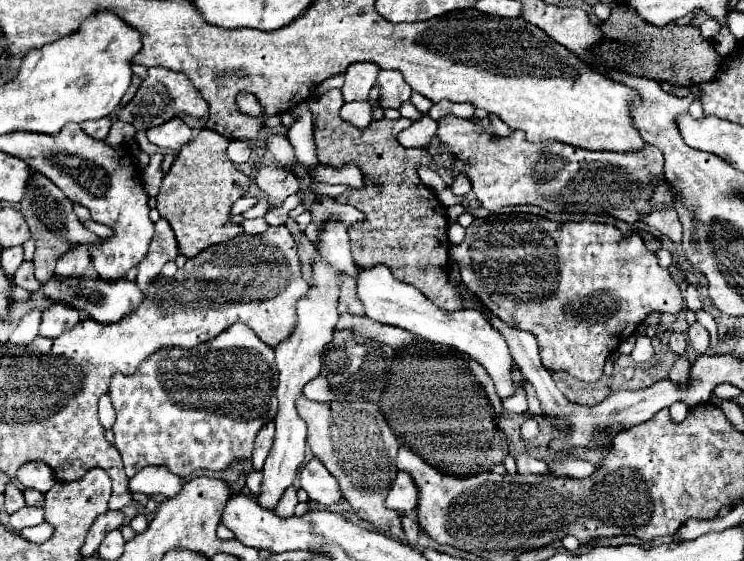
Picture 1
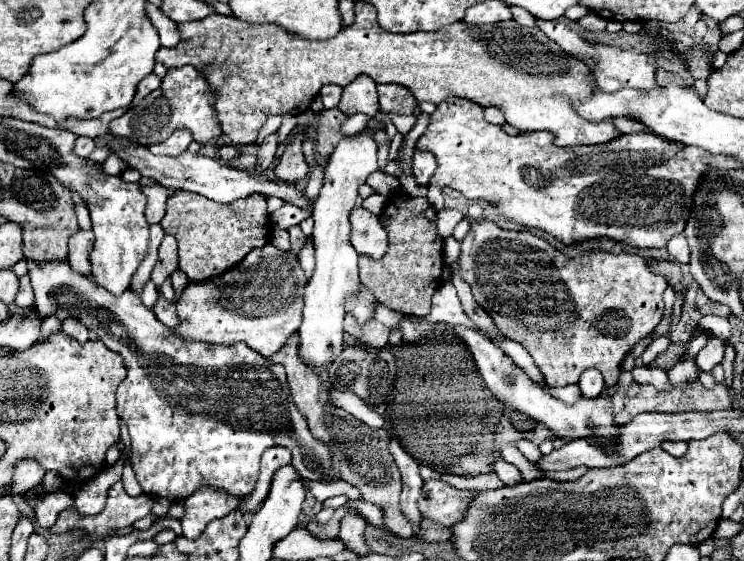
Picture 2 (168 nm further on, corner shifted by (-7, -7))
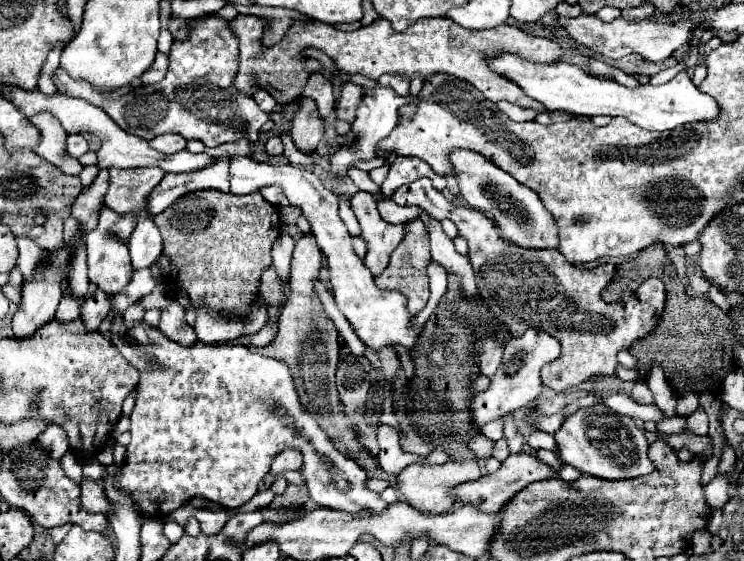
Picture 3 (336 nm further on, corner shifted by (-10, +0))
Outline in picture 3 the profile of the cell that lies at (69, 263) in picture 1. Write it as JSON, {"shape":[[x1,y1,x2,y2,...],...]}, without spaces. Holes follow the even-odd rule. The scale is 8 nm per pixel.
{"shape":[[101,170,93,180,93,184,77,196,71,208,71,216,83,226,85,232,91,232,97,226,99,208,103,206,103,196,107,192,107,186,109,186,109,172]]}

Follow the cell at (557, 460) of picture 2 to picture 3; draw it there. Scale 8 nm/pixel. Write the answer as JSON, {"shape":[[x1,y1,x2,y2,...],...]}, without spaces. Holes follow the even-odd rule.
{"shape":[[517,452,517,454,509,454,509,458,501,464,501,468,497,472,485,474,479,480,473,480,471,484,457,484,455,488,451,488,451,492,455,492,455,500,459,504,475,504,475,508,479,508,479,512,497,512,509,498,515,496,515,492,519,492,521,488,525,488,531,482,545,480,551,476,555,476,553,466,545,464,541,458,537,458,537,454]]}

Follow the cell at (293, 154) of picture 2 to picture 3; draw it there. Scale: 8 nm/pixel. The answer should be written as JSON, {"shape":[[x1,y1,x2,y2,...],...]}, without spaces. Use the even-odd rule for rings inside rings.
{"shape":[[301,98,299,110,293,116,291,136,297,150,311,154,323,138,323,120,319,118,317,104,313,98]]}

